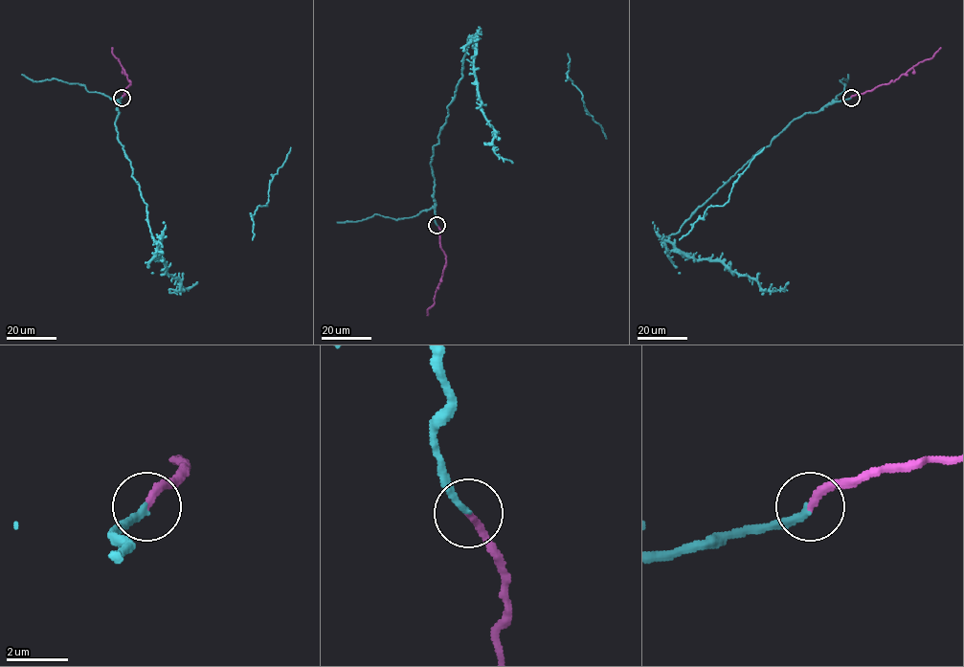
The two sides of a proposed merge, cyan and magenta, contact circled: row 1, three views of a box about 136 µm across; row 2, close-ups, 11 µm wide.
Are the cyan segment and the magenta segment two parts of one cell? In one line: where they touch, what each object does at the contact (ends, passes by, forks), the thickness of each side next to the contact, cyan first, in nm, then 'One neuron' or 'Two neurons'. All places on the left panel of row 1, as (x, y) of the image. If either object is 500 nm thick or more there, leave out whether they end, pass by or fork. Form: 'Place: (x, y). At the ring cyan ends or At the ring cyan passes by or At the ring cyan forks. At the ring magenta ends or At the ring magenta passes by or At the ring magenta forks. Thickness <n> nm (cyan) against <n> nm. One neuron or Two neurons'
Place: (122, 98). At the ring cyan ends. At the ring magenta ends. Thickness 240 nm (cyan) against 240 nm. One neuron

